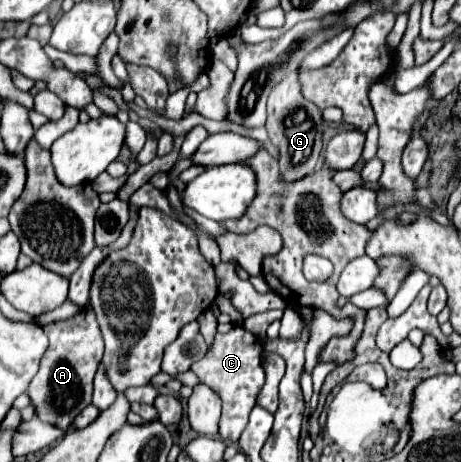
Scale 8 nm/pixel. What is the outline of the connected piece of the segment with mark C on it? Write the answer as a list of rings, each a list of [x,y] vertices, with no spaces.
[[[243,325],[233,327],[229,333],[217,333],[211,351],[197,363],[193,363],[191,371],[207,383],[223,401],[223,413],[219,423],[219,435],[223,441],[237,443],[243,429],[247,427],[247,419],[251,409],[255,407],[257,395],[265,383],[265,371],[261,365],[261,341],[249,333]]]

